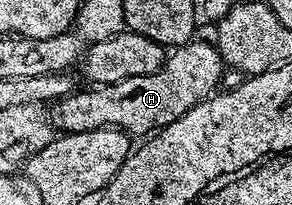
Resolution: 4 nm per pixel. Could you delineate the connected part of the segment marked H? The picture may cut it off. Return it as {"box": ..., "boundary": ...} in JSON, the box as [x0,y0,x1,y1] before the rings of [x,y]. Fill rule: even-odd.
{"box":[53,42,225,137],"boundary":[[[214,42],[184,43],[166,56],[157,72],[125,77],[116,83],[91,89],[95,91],[72,91],[54,104],[53,123],[63,133],[85,133],[102,127],[114,127],[116,131],[125,131],[132,137],[147,137],[177,121],[177,117],[185,117],[185,113],[189,113],[189,109],[198,103],[210,99],[220,86],[218,83],[223,71],[225,64]]]}

